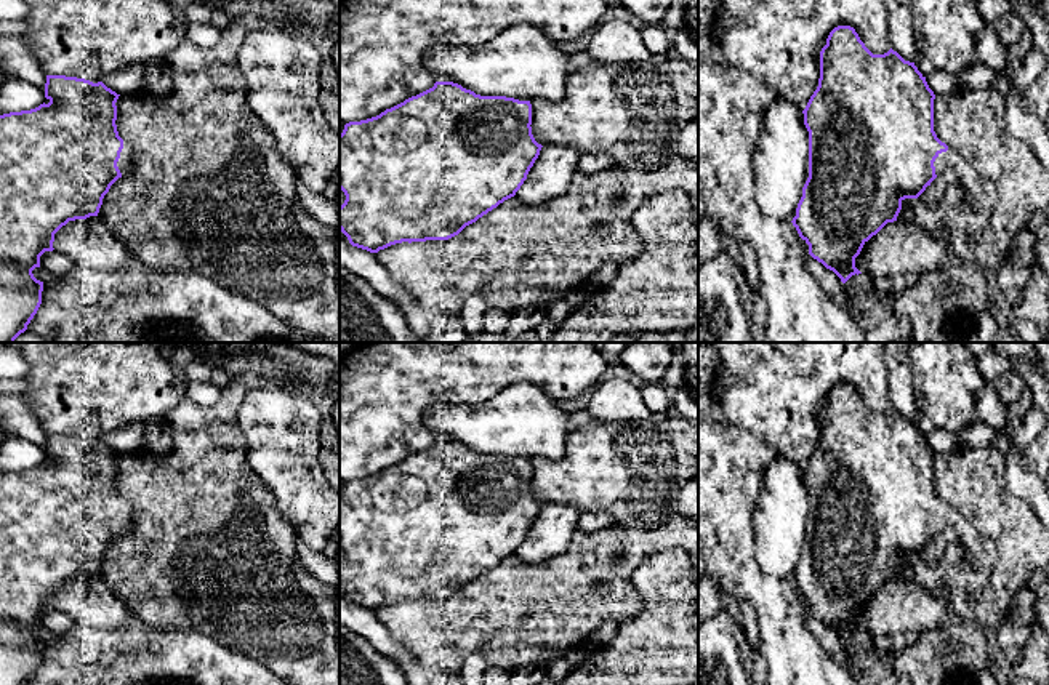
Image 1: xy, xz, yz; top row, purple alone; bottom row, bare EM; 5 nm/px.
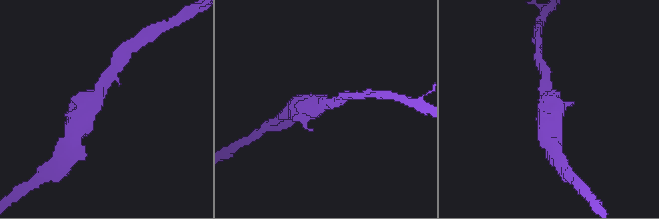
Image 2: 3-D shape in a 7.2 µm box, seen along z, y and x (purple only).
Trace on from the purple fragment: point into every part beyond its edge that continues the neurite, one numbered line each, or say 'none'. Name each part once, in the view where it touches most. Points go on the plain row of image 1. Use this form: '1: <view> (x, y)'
1: xy (125, 520)

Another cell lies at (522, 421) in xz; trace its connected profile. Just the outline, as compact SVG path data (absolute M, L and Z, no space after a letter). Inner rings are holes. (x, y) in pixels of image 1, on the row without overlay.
M530 383L511 384L484 403L437 403L426 415L426 427L439 440L453 440L480 455L506 455L519 459L561 461L567 450L569 413L559 402Z

